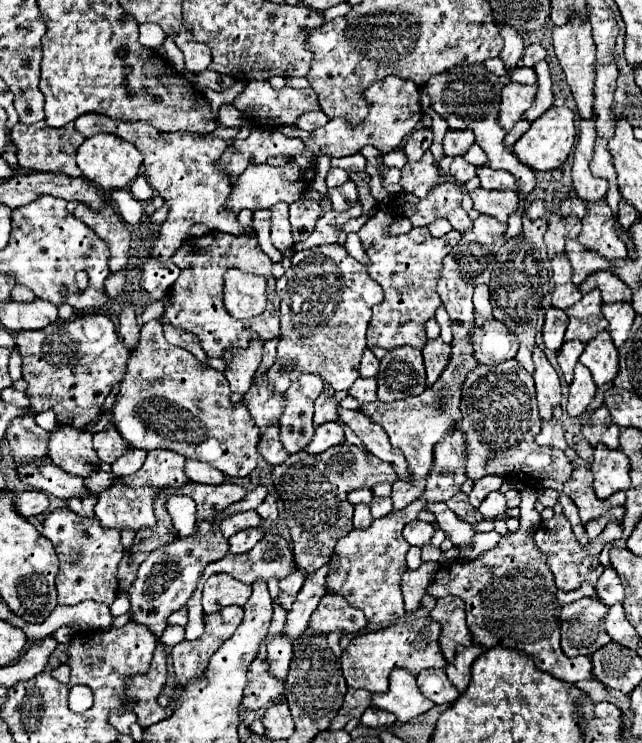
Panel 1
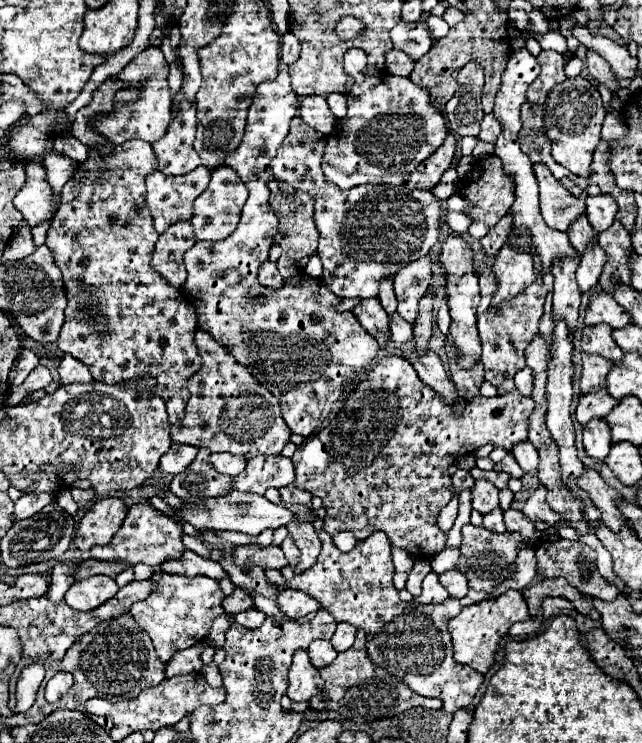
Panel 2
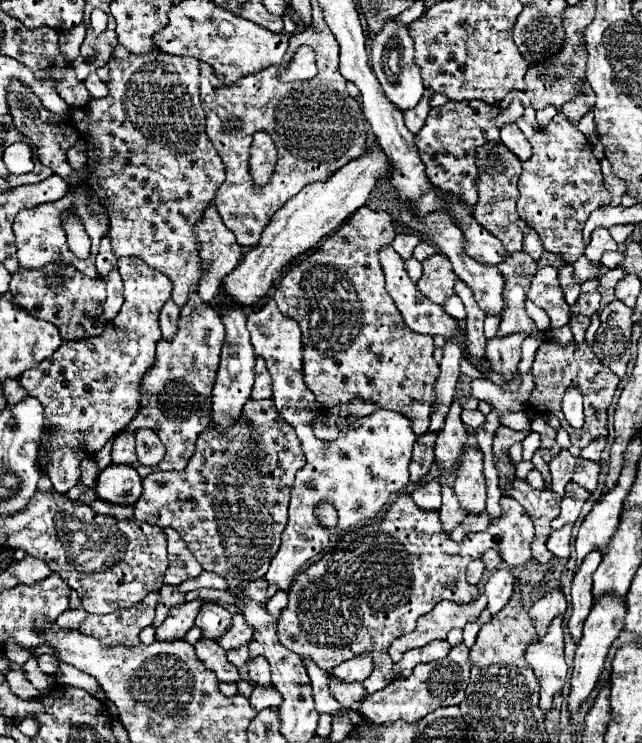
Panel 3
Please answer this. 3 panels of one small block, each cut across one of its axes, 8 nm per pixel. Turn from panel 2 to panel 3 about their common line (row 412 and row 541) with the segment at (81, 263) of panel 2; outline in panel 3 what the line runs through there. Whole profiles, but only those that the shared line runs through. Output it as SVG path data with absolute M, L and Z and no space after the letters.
M164 528L164 532L168 536L168 560L170 560L170 566L164 574L164 582L170 586L178 586L190 578L196 578L202 572L202 568L196 562L196 558L188 552L180 534L172 528Z

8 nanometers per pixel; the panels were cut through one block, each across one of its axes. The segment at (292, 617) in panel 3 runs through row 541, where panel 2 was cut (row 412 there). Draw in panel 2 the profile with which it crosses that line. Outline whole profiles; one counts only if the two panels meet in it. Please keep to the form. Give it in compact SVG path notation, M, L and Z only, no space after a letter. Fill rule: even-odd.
M384 356L354 388L344 390L340 404L334 406L322 430L298 446L292 456L296 468L294 484L322 498L326 508L324 530L330 536L348 528L356 540L364 540L374 530L384 530L396 548L404 548L416 558L432 558L446 548L446 532L438 528L436 518L454 496L448 466L460 452L468 454L484 444L510 450L518 442L524 442L528 438L532 408L534 400L514 390L494 398L476 396L462 414L454 414L452 406L440 400L440 396L416 376L408 360L402 356ZM362 498L370 498L370 502L364 506Z

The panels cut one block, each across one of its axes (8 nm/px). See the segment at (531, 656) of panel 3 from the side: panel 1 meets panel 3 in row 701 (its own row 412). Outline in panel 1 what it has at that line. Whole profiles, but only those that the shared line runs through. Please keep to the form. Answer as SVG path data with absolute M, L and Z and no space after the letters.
M534 348L534 382L536 382L536 394L538 394L538 406L540 406L540 418L548 422L552 418L552 408L560 406L562 392L560 392L560 380L556 370L550 366L548 358L540 348Z

